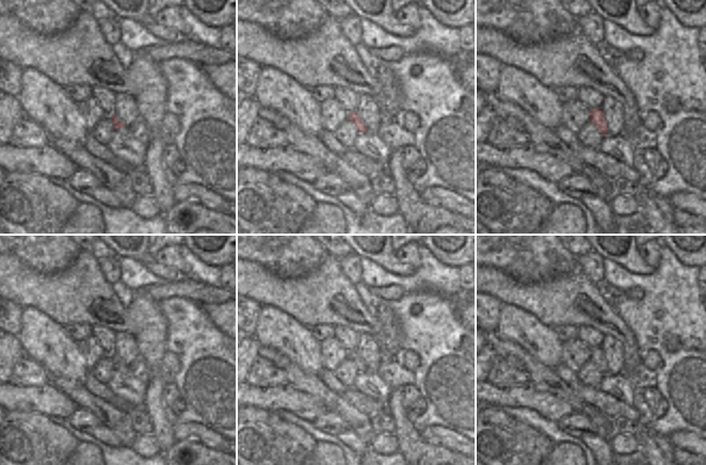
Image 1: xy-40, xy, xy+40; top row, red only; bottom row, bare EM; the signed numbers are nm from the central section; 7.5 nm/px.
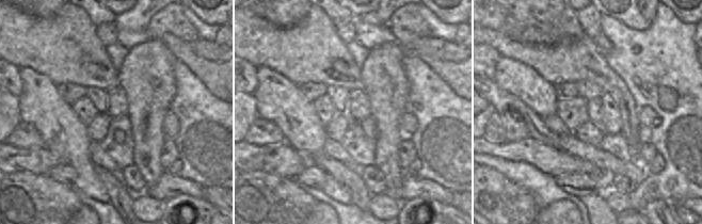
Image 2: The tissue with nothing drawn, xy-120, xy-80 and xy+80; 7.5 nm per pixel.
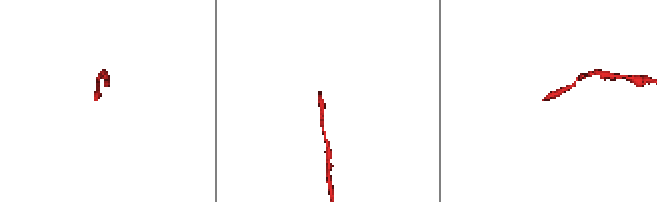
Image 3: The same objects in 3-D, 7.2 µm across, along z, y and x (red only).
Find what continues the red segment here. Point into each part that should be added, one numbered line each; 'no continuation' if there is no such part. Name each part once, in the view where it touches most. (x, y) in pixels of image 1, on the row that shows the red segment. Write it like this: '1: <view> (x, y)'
no continuation

